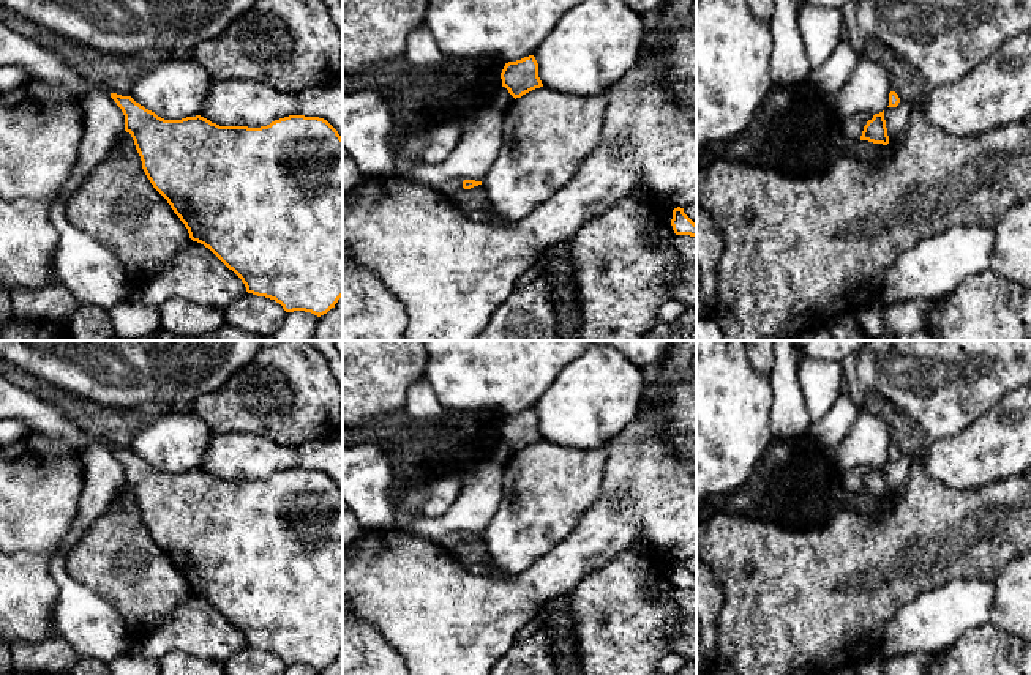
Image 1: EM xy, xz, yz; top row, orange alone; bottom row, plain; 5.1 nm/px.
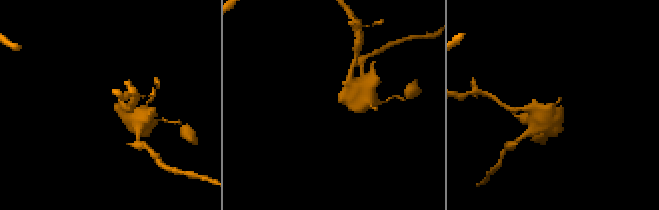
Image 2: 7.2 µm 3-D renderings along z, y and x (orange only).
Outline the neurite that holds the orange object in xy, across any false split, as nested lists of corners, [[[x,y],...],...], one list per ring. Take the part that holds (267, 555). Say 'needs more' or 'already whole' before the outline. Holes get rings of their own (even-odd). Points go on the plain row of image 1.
already whole; [[[111,446],[125,468],[125,484],[131,487],[142,514],[142,522],[153,541],[167,554],[188,582],[189,591],[208,601],[245,637],[246,645],[275,653],[286,666],[305,664],[317,670],[327,667],[343,650],[343,490],[324,472],[289,468],[267,479],[219,479],[196,468],[182,473],[164,473],[136,456],[131,449]]]

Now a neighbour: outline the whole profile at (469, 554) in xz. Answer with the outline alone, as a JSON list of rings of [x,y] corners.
[[[483,538],[474,539],[471,543],[461,543],[447,552],[455,557],[463,566],[471,568],[478,563],[488,565],[488,577],[494,577],[499,571],[497,565],[491,560]]]

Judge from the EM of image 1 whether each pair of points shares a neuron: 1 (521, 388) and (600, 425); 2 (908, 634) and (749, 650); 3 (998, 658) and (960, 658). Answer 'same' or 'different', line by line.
1: different
2: different
3: same

